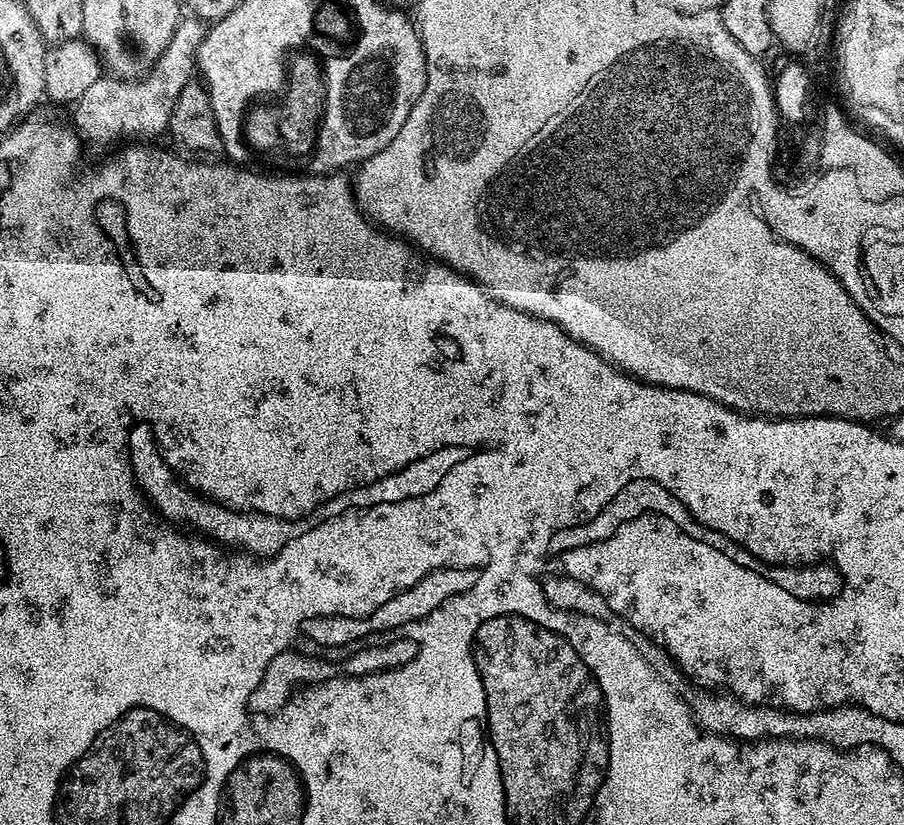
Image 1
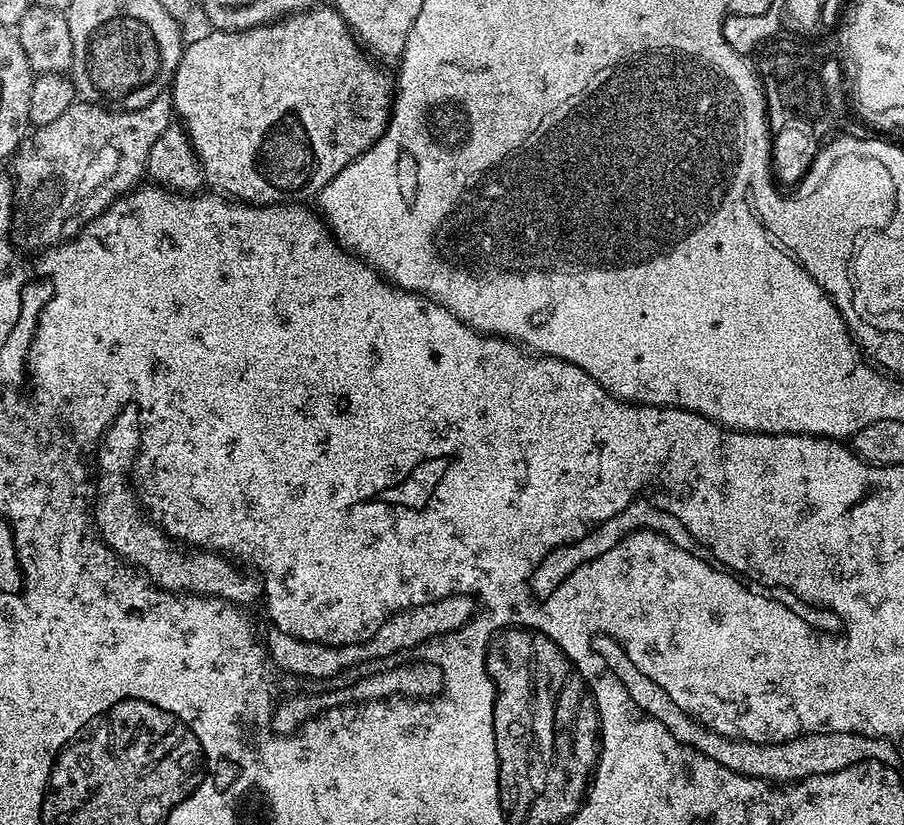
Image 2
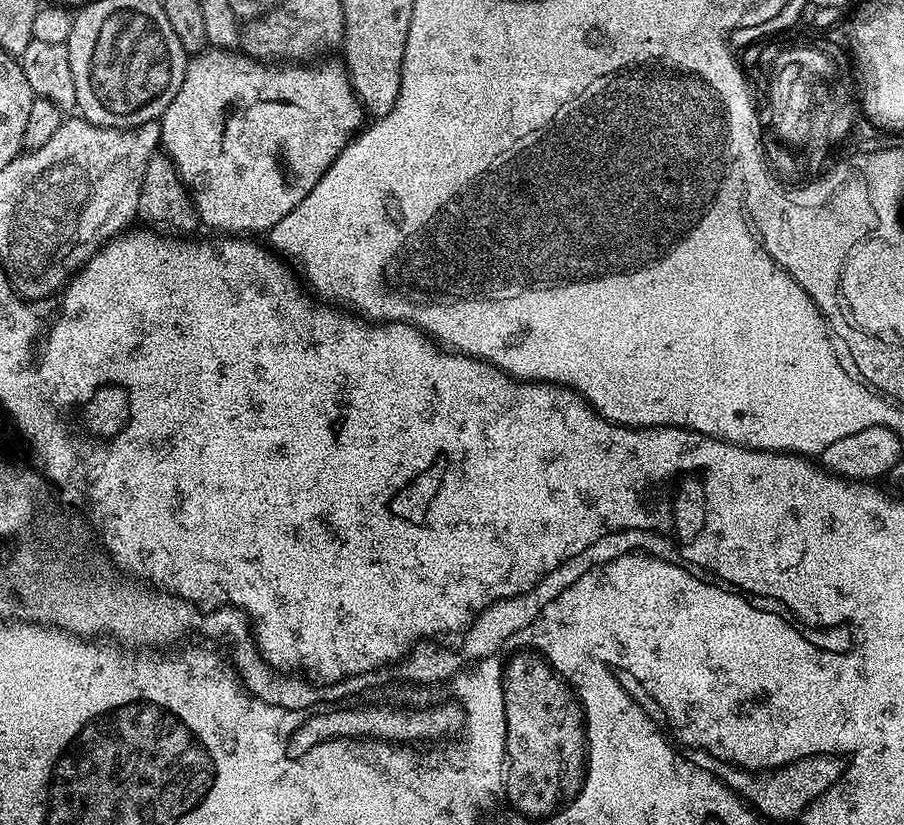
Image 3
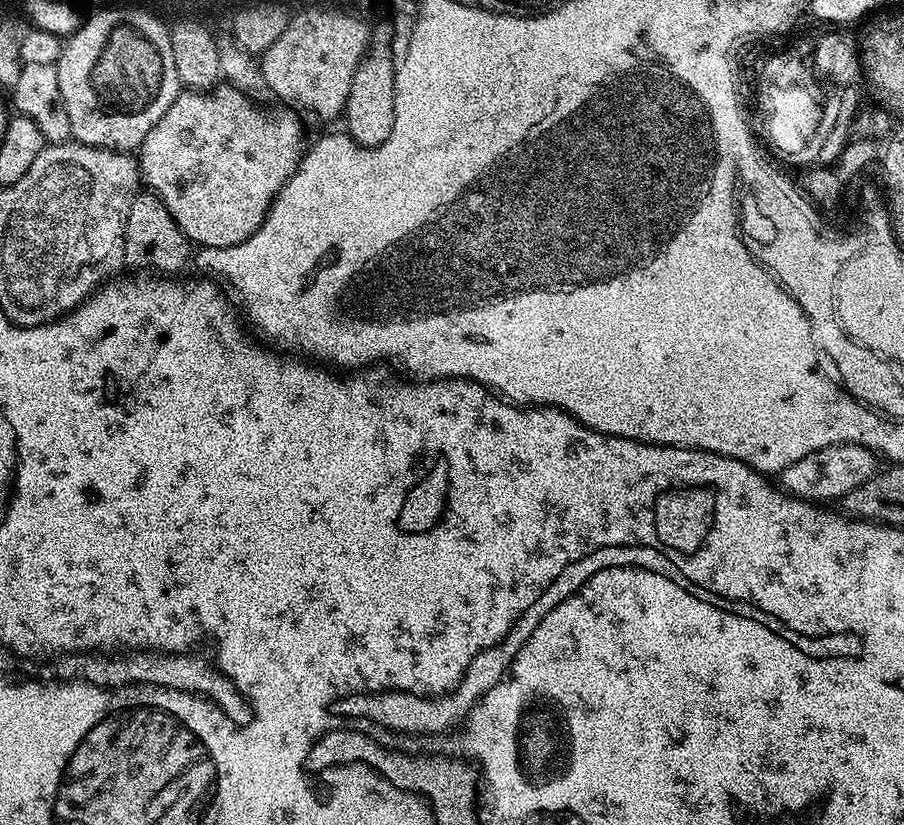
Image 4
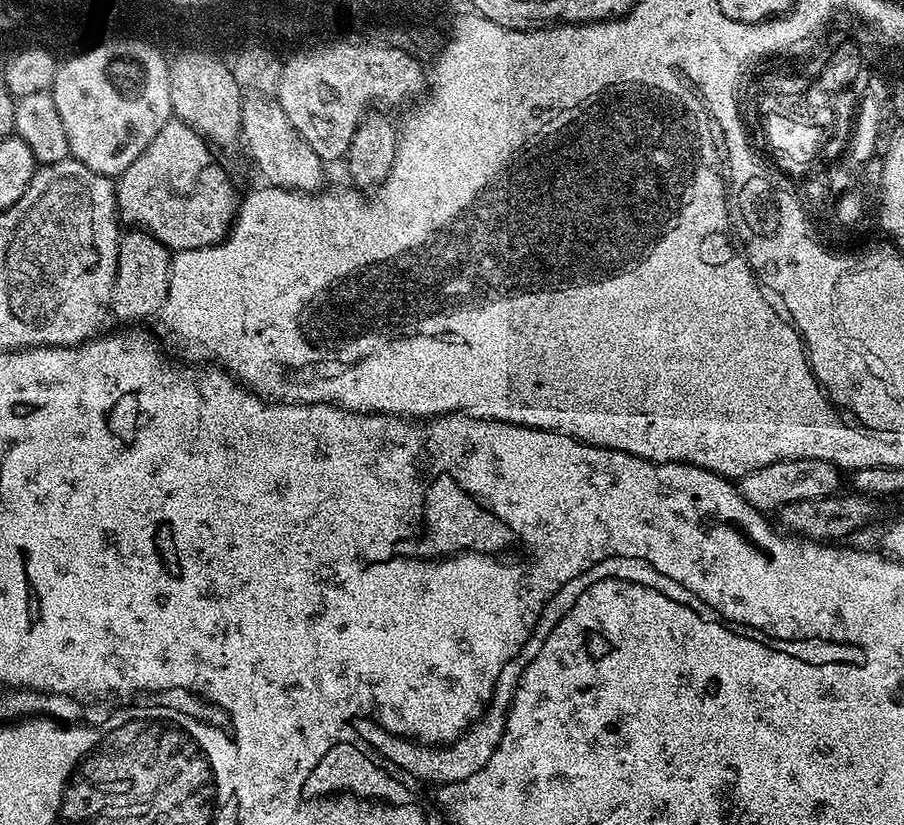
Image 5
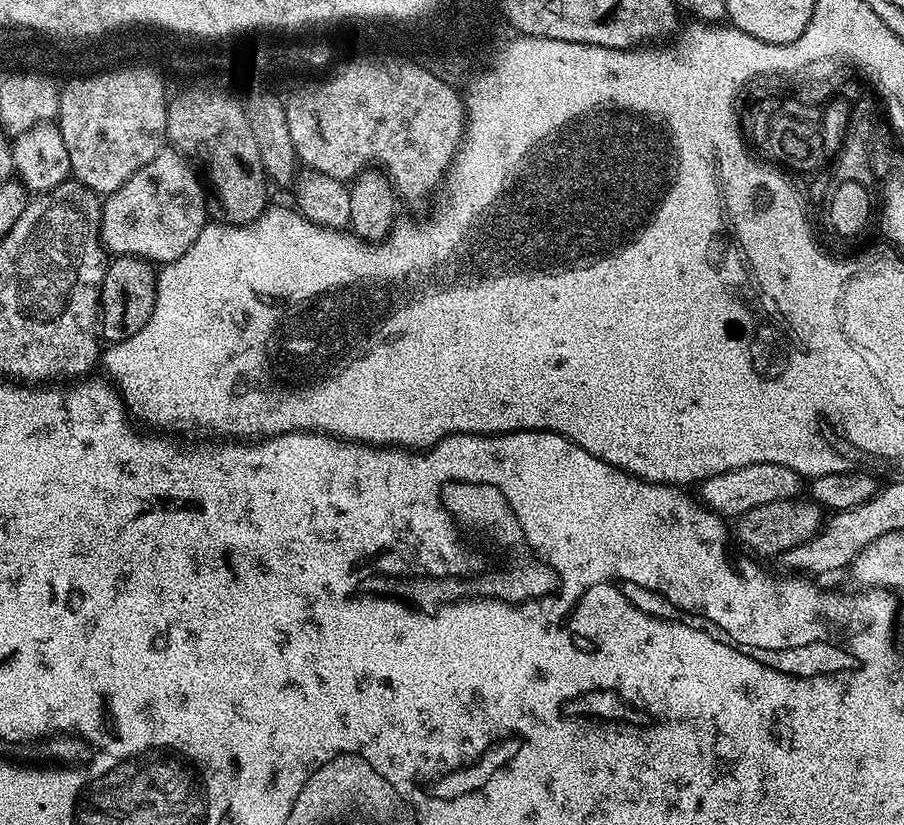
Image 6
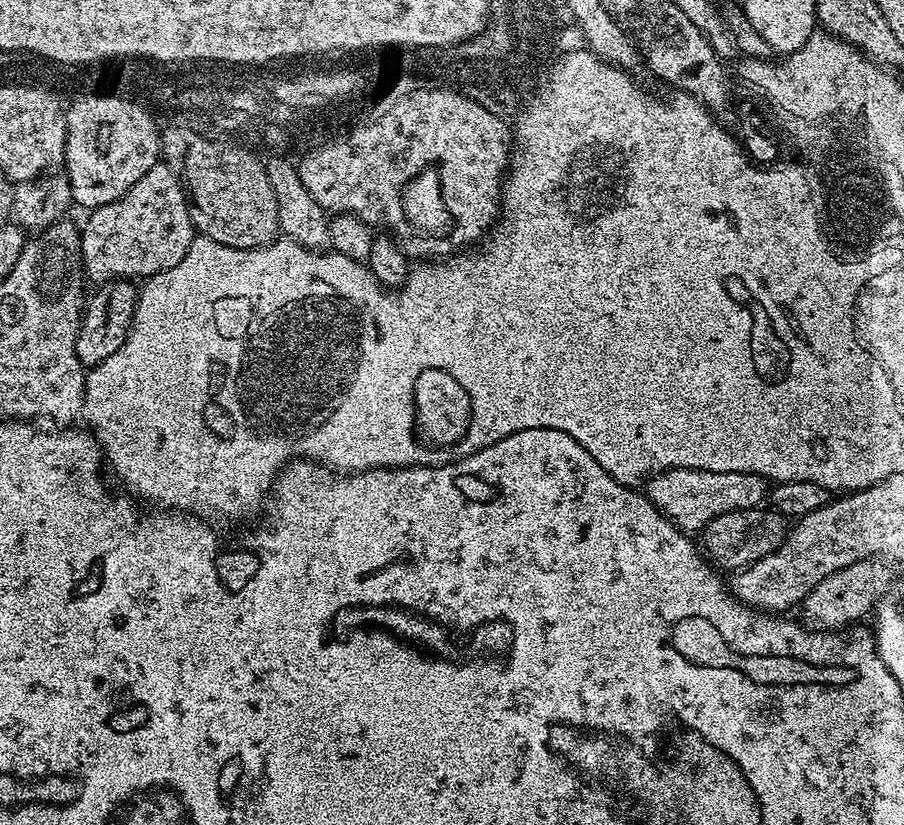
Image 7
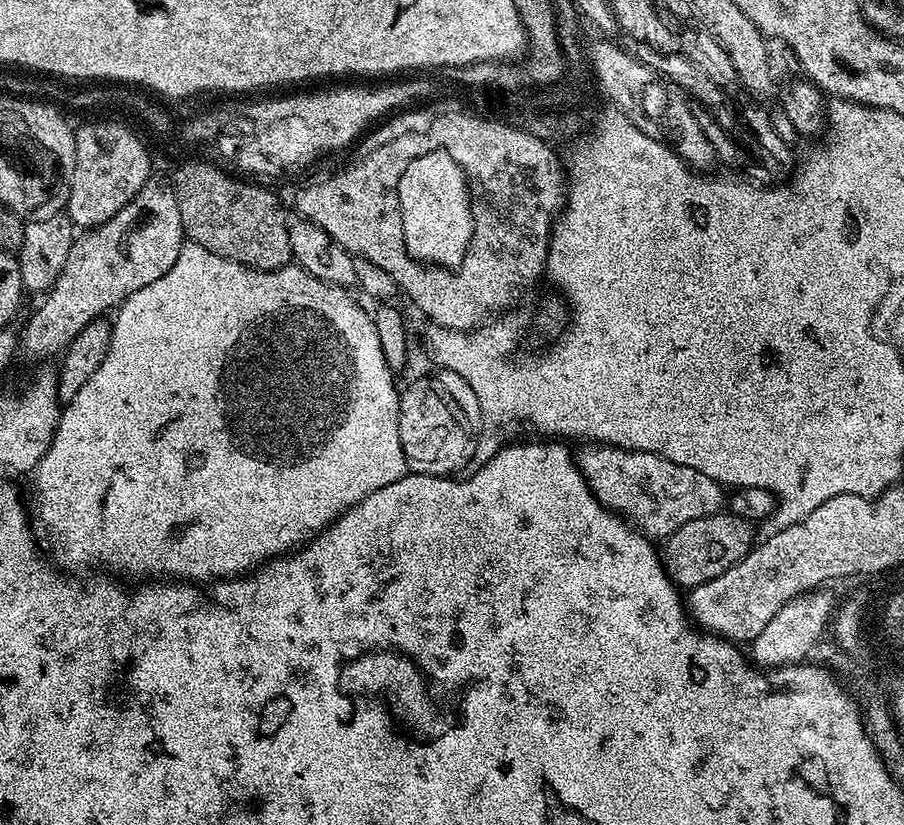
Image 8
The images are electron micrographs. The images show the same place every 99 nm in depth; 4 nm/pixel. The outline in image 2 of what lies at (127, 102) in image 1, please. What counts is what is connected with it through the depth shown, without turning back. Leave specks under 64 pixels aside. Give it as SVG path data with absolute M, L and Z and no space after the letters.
M171 95L154 98L150 106L133 112L113 110L95 102L77 102L54 122L33 127L20 143L11 161L14 177L14 228L28 248L47 250L77 236L94 218L98 218L120 197L128 195L145 179L148 155L154 142L173 123Z

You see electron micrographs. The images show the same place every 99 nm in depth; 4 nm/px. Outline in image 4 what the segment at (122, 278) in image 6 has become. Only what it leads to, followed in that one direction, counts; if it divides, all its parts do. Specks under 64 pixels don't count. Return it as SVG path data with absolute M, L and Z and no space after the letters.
M140 192L137 193L137 196L134 200L134 202L130 206L130 212L127 214L127 224L126 224L126 230L124 231L124 263L127 265L127 267L130 269L132 268L141 268L141 273L144 274L176 274L176 271L179 270L180 267L183 266L184 263L189 263L189 260L192 256L192 243L190 240L185 238L185 235L182 234L181 228L174 223L173 216L169 213L168 210L164 207L164 205L161 203L160 199L158 199L155 196L155 193L152 192Z

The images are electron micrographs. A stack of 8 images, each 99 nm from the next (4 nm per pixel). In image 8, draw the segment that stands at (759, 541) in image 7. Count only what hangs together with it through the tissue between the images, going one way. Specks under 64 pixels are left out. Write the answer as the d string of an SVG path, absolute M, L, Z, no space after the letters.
M721 510L712 516L694 518L694 522L686 522L686 526L667 537L665 544L668 545L662 548L664 567L681 589L697 588L699 584L718 578L718 574L730 570L730 566L746 558L746 554L754 547L752 528L753 521L743 520L741 516L734 516L727 510Z

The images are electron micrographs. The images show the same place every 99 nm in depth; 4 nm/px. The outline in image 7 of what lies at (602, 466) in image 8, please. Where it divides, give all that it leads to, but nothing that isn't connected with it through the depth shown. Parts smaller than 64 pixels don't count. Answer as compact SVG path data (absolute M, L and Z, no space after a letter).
M668 468L664 472L649 476L646 481L648 501L681 532L689 534L699 533L704 525L722 514L761 507L769 491L769 481L763 476L749 472Z

